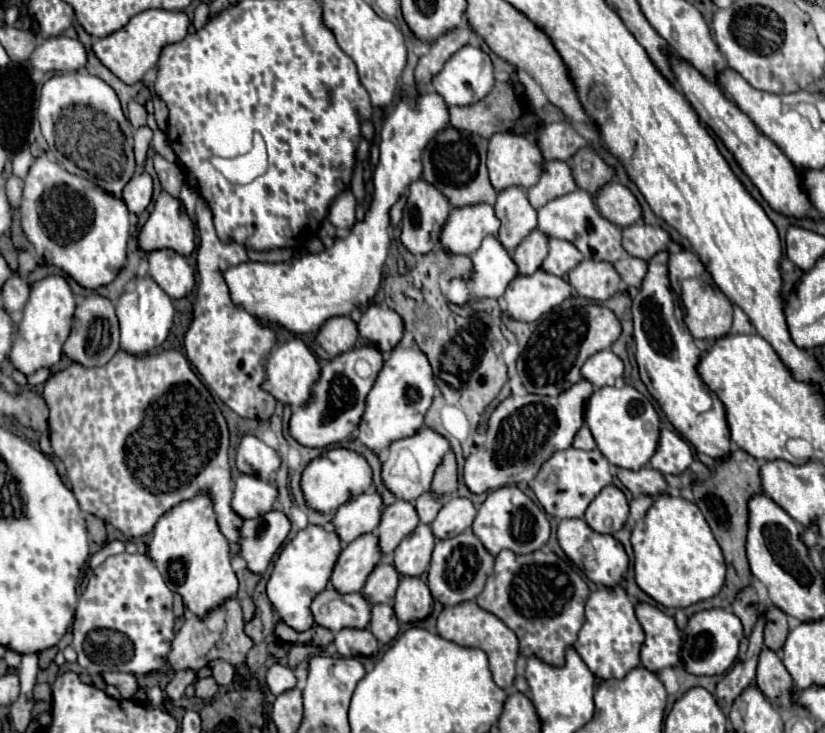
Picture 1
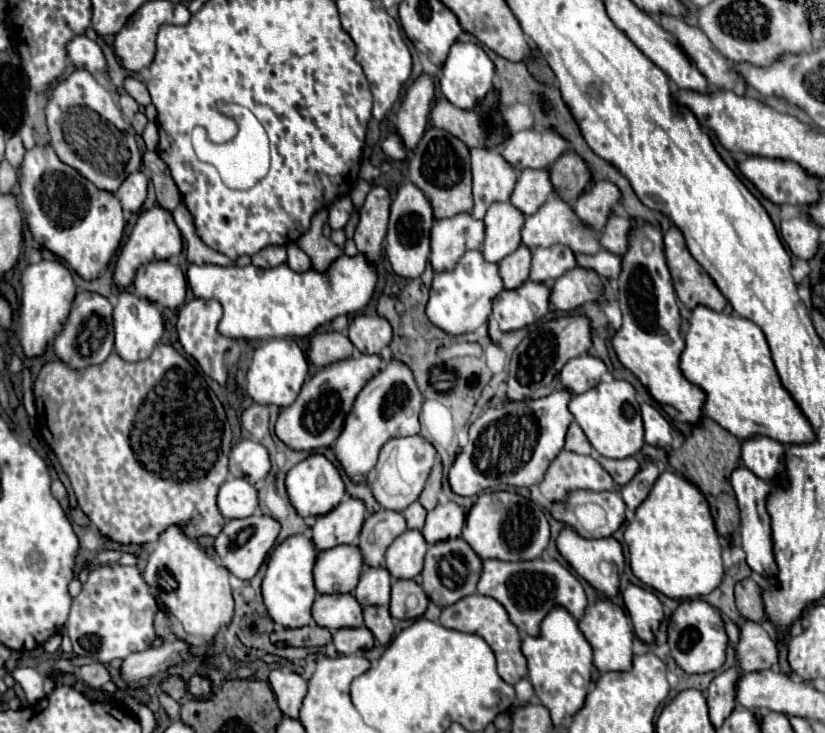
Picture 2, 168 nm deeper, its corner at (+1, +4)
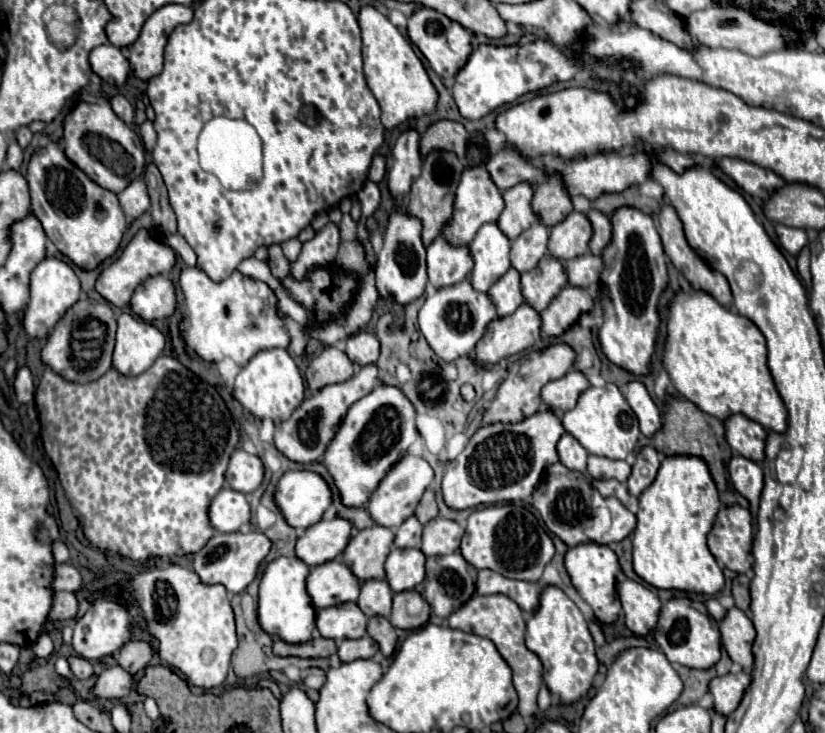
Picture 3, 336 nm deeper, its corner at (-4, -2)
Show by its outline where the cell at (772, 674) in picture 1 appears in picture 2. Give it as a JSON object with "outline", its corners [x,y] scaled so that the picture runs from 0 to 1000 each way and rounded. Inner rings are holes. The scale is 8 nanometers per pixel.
{"outline":[[[901,844],[896,858],[896,874],[891,880],[893,907],[905,915],[922,915],[935,913],[942,905],[942,880],[937,869],[922,850]]]}

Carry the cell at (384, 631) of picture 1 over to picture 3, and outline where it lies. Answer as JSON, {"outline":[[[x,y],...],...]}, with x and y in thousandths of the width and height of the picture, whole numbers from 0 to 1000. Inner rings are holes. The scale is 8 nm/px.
{"outline":[[[448,842],[446,844],[446,866],[461,880],[461,888],[473,896],[480,885],[480,858],[475,855],[475,850],[468,842]]]}

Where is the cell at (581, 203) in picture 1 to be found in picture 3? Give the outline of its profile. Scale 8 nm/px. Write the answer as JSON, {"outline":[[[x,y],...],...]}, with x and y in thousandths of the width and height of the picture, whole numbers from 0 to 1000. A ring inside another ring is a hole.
{"outline":[[[647,304],[642,312],[638,312],[628,326],[621,329],[618,353],[621,364],[630,372],[642,370],[652,362],[652,356],[664,345],[664,326],[667,326],[667,310],[657,304]]]}

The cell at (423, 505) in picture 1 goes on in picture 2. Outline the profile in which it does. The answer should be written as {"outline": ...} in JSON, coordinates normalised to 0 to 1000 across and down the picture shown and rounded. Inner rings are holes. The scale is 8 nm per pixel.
{"outline":[[[503,683],[503,686],[498,686],[491,697],[488,697],[488,705],[491,705],[491,711],[493,711],[493,722],[505,722],[505,724],[510,724],[513,722],[513,714],[515,714],[515,703],[518,703],[518,697]]]}

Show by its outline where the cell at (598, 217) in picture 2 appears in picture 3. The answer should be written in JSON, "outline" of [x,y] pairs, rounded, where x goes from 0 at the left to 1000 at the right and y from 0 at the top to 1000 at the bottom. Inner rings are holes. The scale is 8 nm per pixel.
{"outline":[[[693,288],[681,304],[669,310],[667,318],[667,348],[674,353],[693,353],[708,348],[713,342],[713,332],[718,326],[718,304],[705,288]]]}

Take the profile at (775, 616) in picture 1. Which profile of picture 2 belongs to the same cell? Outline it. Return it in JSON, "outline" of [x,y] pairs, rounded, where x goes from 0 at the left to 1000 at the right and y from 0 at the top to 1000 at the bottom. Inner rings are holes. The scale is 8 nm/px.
{"outline":[[[905,787],[905,790],[901,790],[891,798],[891,823],[893,823],[896,836],[903,844],[910,844],[910,847],[918,847],[918,850],[927,847],[922,798],[915,790]]]}

